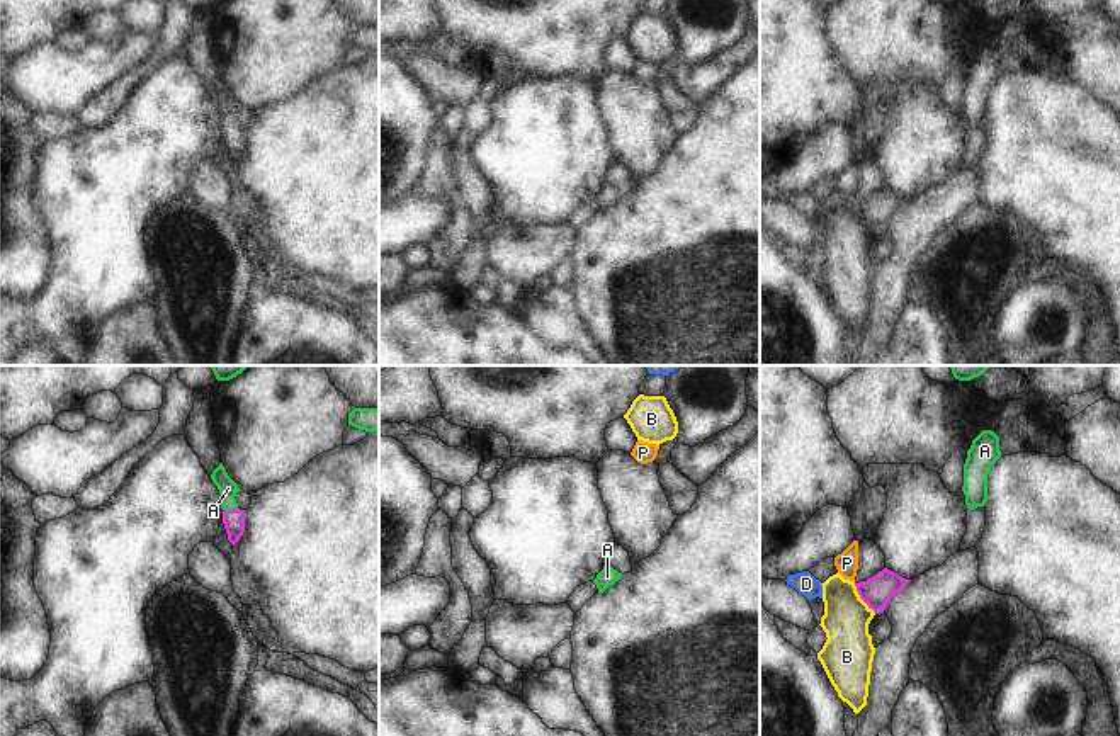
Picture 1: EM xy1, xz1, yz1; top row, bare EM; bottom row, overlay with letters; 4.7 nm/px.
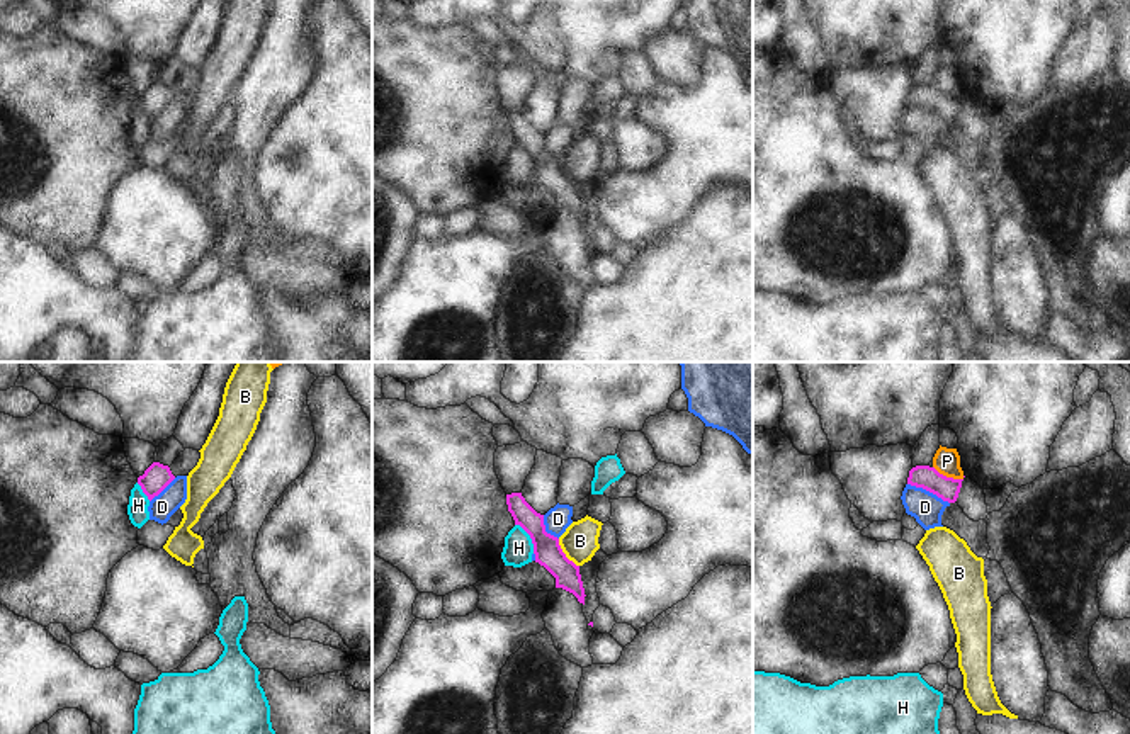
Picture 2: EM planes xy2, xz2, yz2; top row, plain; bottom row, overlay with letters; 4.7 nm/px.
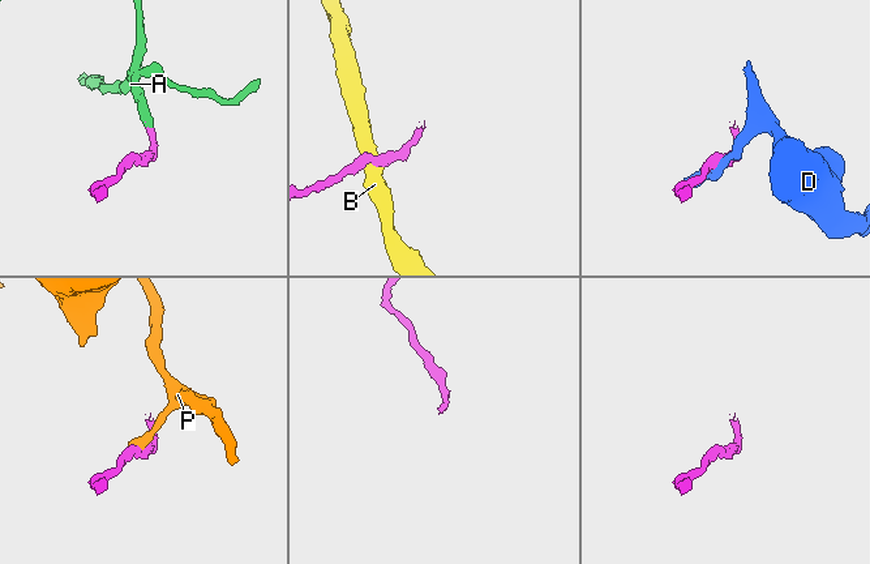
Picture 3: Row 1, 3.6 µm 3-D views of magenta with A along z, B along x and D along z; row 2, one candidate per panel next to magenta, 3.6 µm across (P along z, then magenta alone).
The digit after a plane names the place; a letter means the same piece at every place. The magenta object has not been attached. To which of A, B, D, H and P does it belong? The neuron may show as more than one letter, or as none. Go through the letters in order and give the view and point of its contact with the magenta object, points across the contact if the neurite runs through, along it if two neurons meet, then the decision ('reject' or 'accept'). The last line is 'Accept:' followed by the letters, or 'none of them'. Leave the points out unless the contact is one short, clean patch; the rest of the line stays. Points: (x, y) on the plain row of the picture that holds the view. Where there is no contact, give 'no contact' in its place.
A: meets magenta in xy1 at (230, 130); runs through xy1 (233, 140), (230, 130), (228, 107); accept
B: meets magenta in yz1 at (860, 216); border along yz1 (854, 203), (859, 216), (874, 232); reject
D: meets magenta in yz2 at (928, 109); border along yz2 (908, 102), (925, 107), (949, 123); reject
H: meets magenta in xz2 at (531, 157); border along xz2 (515, 143), (529, 155), (534, 172); reject
P: meets magenta in yz2 at (949, 97); border along yz2 (933, 85), (947, 95), (964, 95); reject
Accept: A

